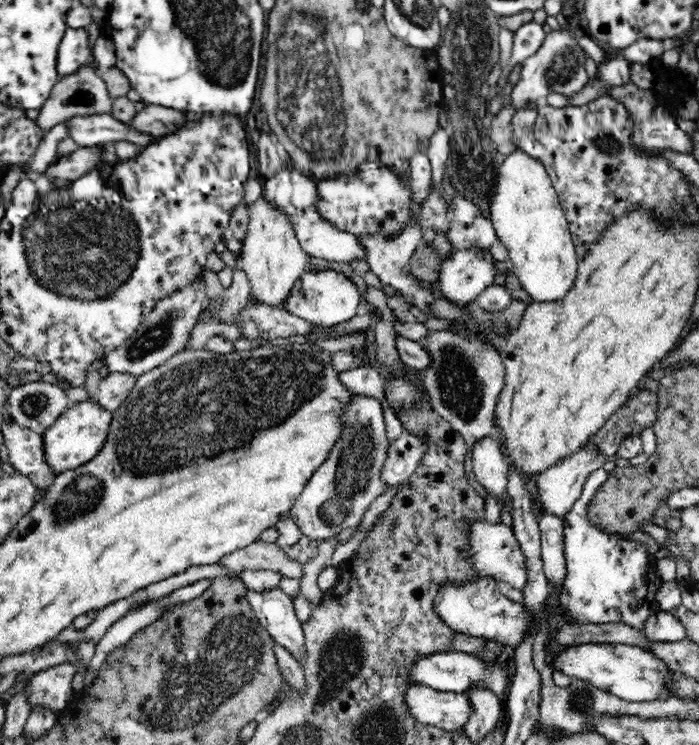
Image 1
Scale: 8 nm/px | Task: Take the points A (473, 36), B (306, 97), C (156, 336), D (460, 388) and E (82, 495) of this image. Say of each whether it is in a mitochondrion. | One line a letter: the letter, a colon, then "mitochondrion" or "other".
A: mitochondrion
B: mitochondrion
C: mitochondrion
D: mitochondrion
E: mitochondrion

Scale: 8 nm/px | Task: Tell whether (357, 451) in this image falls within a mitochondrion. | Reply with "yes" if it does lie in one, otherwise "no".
yes

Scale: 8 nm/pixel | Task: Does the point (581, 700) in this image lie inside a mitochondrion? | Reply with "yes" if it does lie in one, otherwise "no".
yes

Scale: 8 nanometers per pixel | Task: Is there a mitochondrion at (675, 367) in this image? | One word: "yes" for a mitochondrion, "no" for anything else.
no

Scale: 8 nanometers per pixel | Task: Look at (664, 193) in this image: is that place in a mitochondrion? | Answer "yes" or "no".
yes

